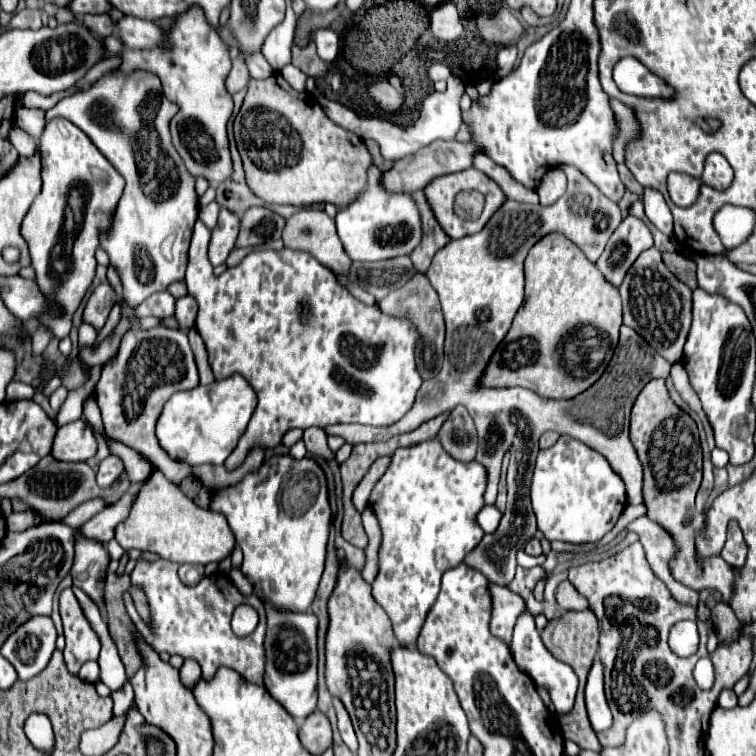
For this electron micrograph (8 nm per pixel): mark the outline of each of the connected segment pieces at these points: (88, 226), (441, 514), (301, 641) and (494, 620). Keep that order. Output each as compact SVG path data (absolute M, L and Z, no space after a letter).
M54 118L46 124L42 138L40 138L40 150L42 150L42 190L36 196L32 208L28 210L24 222L22 222L22 236L28 240L32 268L36 272L36 284L40 292L48 298L50 304L58 306L62 310L60 316L54 316L52 312L40 314L38 324L50 330L54 338L66 338L72 328L72 314L78 310L84 294L88 292L94 276L96 276L96 250L100 246L100 234L110 230L112 224L112 212L116 210L116 204L124 190L124 178L118 174L118 170L104 158L104 154L92 144L92 140L70 120L66 118Z
M428 440L418 446L396 450L390 468L372 488L368 506L374 510L382 530L380 568L376 580L372 582L372 596L390 616L400 646L414 648L426 614L440 592L442 574L448 568L458 566L464 560L464 556L470 550L474 550L474 546L478 546L478 542L482 540L484 532L476 524L476 514L485 504L486 484L487 472L484 466L480 466L478 462L458 462L452 456L448 456L448 452L444 452L438 440Z
M266 604L266 690L280 702L294 720L304 720L316 710L316 628L318 620L310 612L276 612Z
M490 584L490 594L492 594L492 618L490 618L490 632L506 642L512 638L512 630L516 624L516 618L526 610L524 600L496 584Z

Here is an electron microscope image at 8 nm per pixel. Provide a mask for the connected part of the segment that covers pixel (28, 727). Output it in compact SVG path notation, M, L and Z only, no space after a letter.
M34 712L28 716L26 724L24 724L24 732L28 736L28 740L42 752L50 752L54 746L54 734L52 734L52 726L46 714Z

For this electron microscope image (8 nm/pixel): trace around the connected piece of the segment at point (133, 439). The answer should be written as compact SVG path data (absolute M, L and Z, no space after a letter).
M158 326L152 330L134 330L124 334L116 360L104 366L102 378L94 394L98 408L102 412L106 434L112 440L120 440L122 444L146 456L154 468L158 468L160 472L164 472L164 476L168 476L168 480L180 484L188 474L192 474L192 468L188 464L172 460L160 448L154 434L154 426L164 404L174 392L192 390L196 386L198 386L198 370L186 332L178 328L174 330Z

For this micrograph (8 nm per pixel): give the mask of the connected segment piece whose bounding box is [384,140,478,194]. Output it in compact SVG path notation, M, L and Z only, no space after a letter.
M436 140L430 146L416 152L416 156L406 156L406 158L394 162L394 166L384 172L384 188L388 188L390 192L408 192L408 194L422 190L430 180L434 180L438 176L470 168L472 156L476 150L478 150L478 146L474 142L456 142L456 140L440 142L440 140Z

